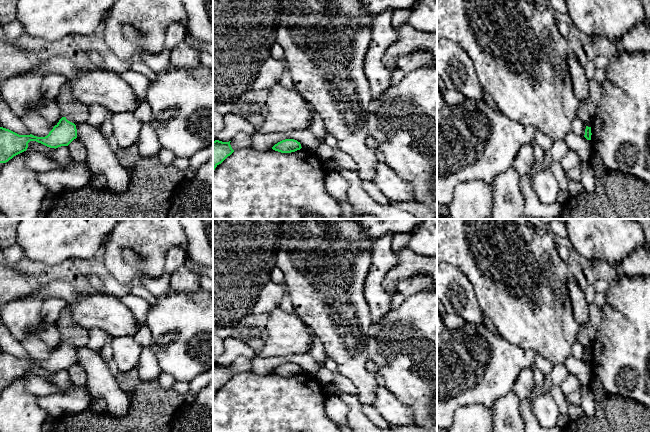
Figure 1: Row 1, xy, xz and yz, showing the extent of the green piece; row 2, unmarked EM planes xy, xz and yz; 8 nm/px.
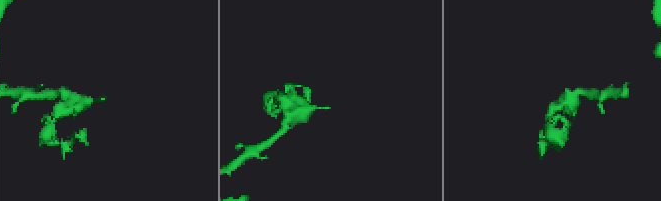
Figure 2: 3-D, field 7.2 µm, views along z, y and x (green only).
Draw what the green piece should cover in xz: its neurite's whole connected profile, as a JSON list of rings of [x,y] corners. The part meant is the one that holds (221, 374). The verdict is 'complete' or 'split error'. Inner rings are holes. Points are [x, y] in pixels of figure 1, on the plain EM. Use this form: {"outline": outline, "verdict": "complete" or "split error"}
{"outline": [[[213,365],[213,396],[219,388],[221,388],[228,380],[234,376],[230,369],[230,366],[231,365]]], "verdict": "complete"}

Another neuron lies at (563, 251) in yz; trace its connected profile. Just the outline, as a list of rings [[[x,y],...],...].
[[[557,244],[557,251],[558,251],[560,257],[562,258],[562,260],[567,262],[570,257],[569,249],[566,246],[563,246],[561,244]]]

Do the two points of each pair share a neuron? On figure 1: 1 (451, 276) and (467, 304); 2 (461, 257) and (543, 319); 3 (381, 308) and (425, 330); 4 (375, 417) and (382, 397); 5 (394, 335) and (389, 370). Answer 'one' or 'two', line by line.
1: one
2: one
3: two
4: two
5: one

